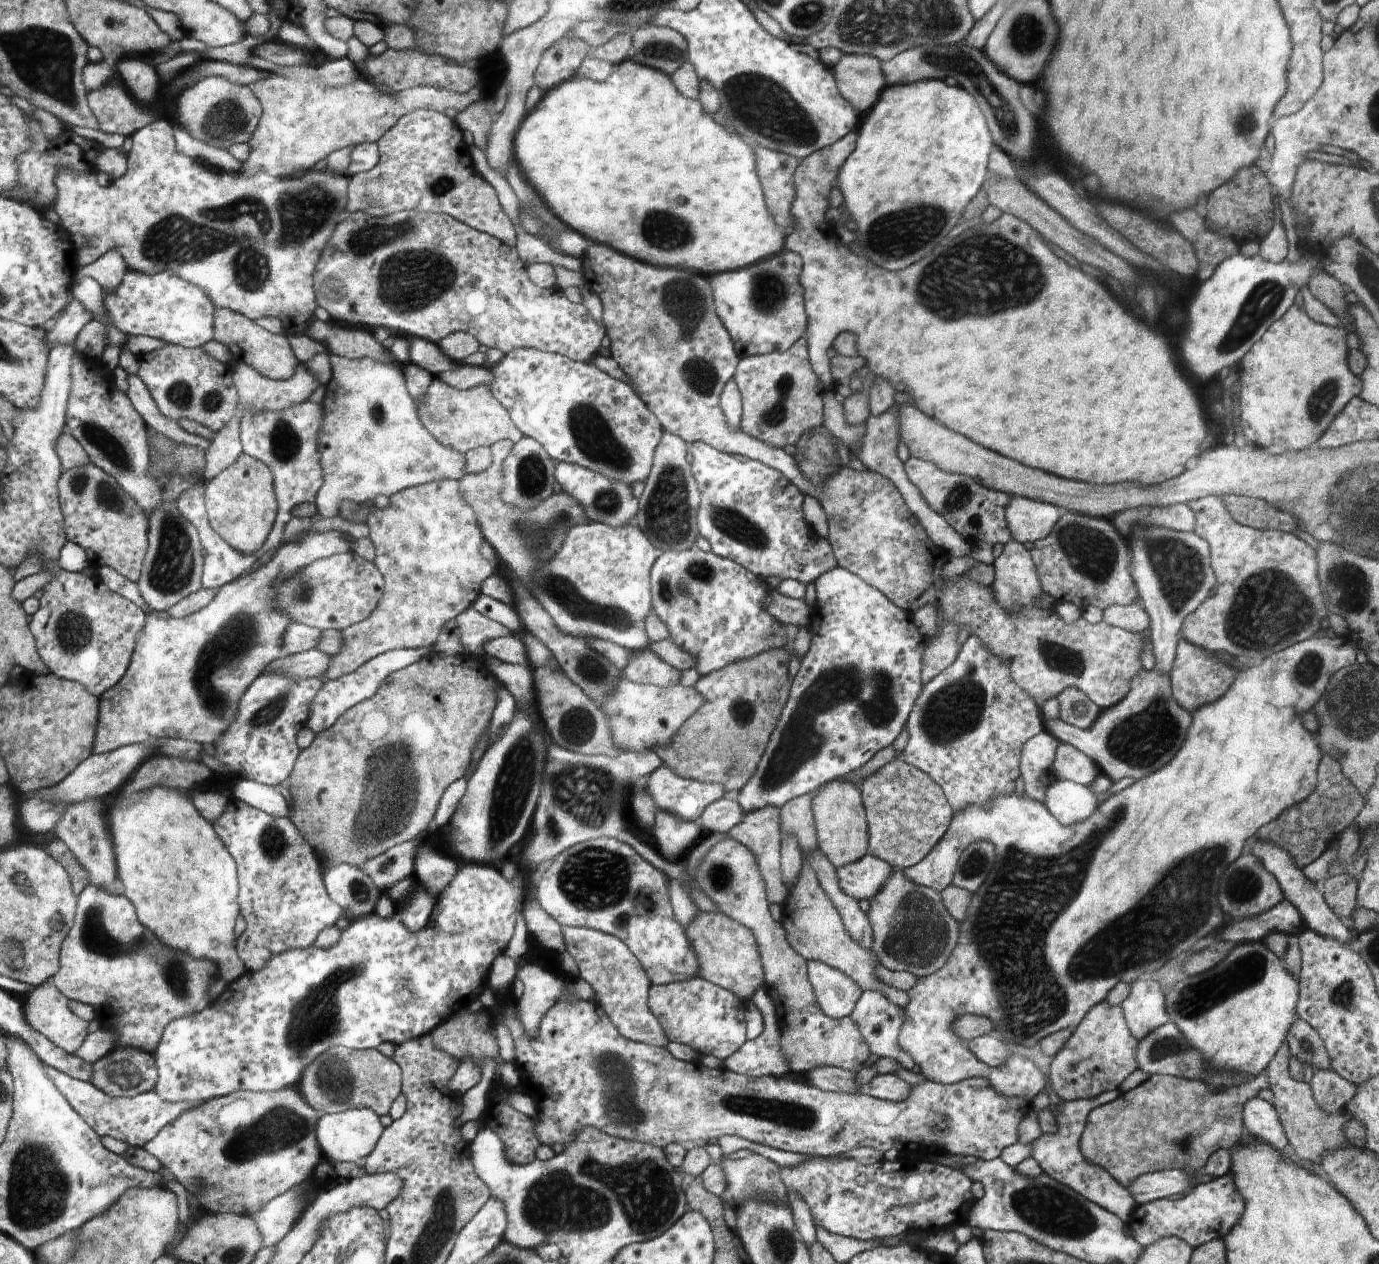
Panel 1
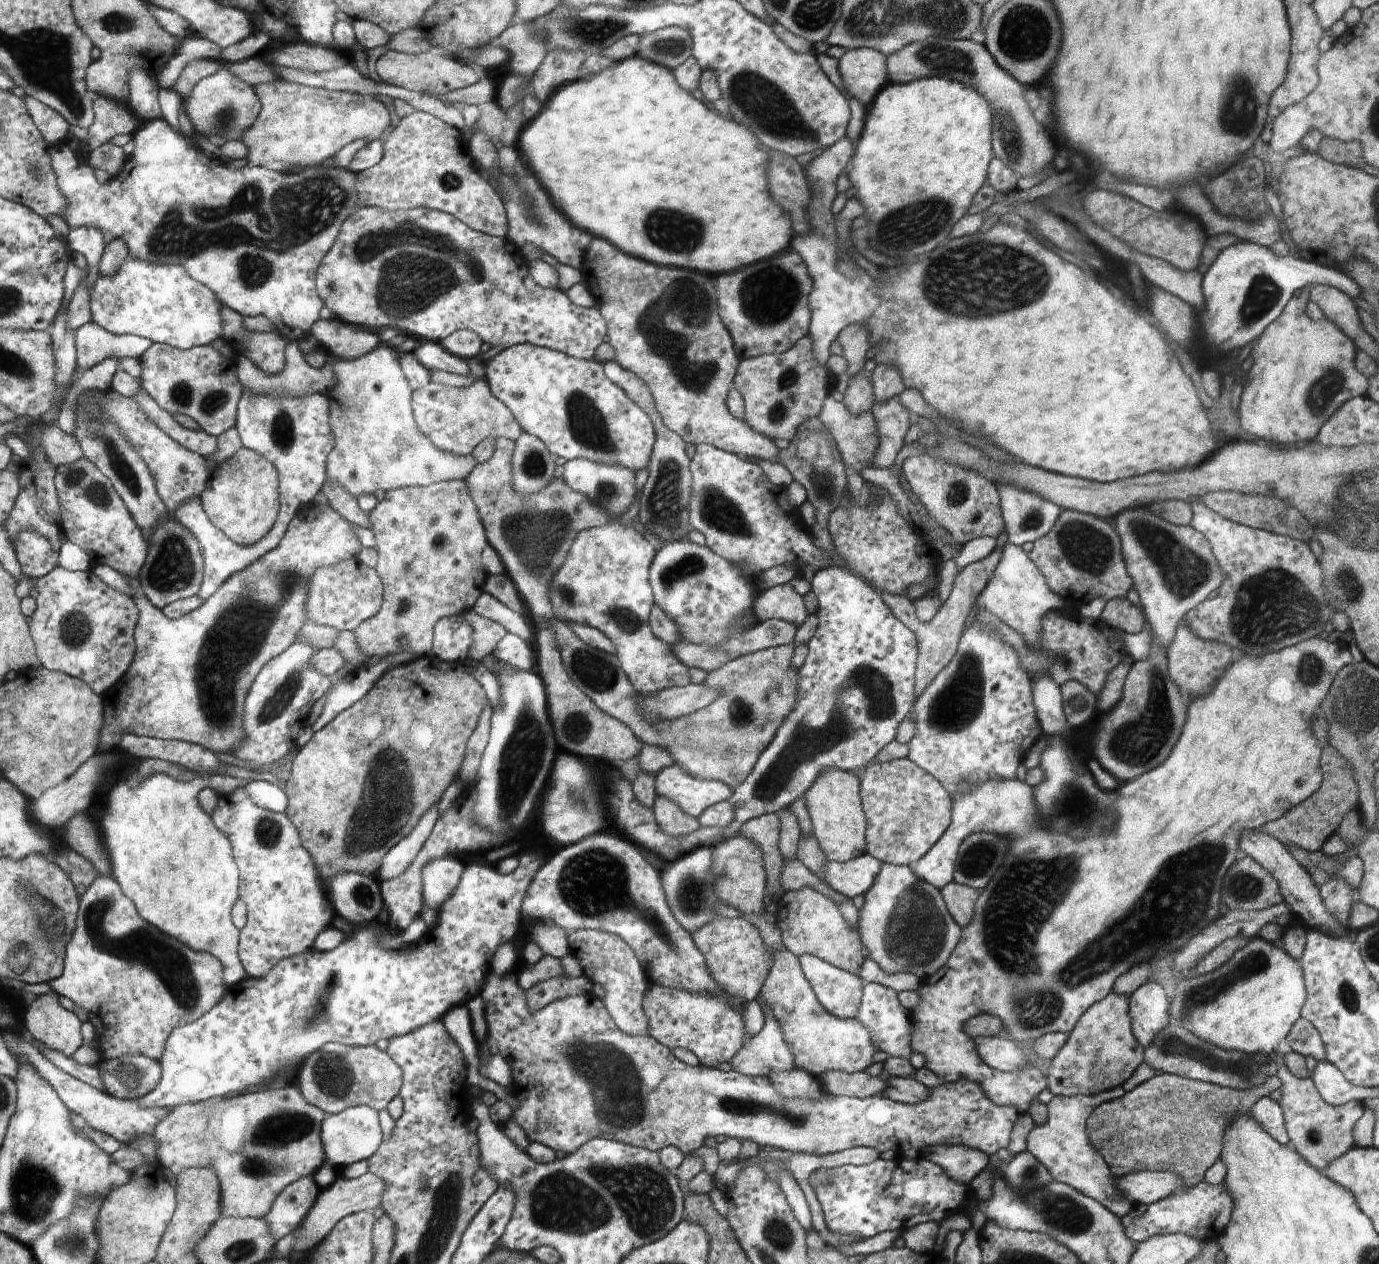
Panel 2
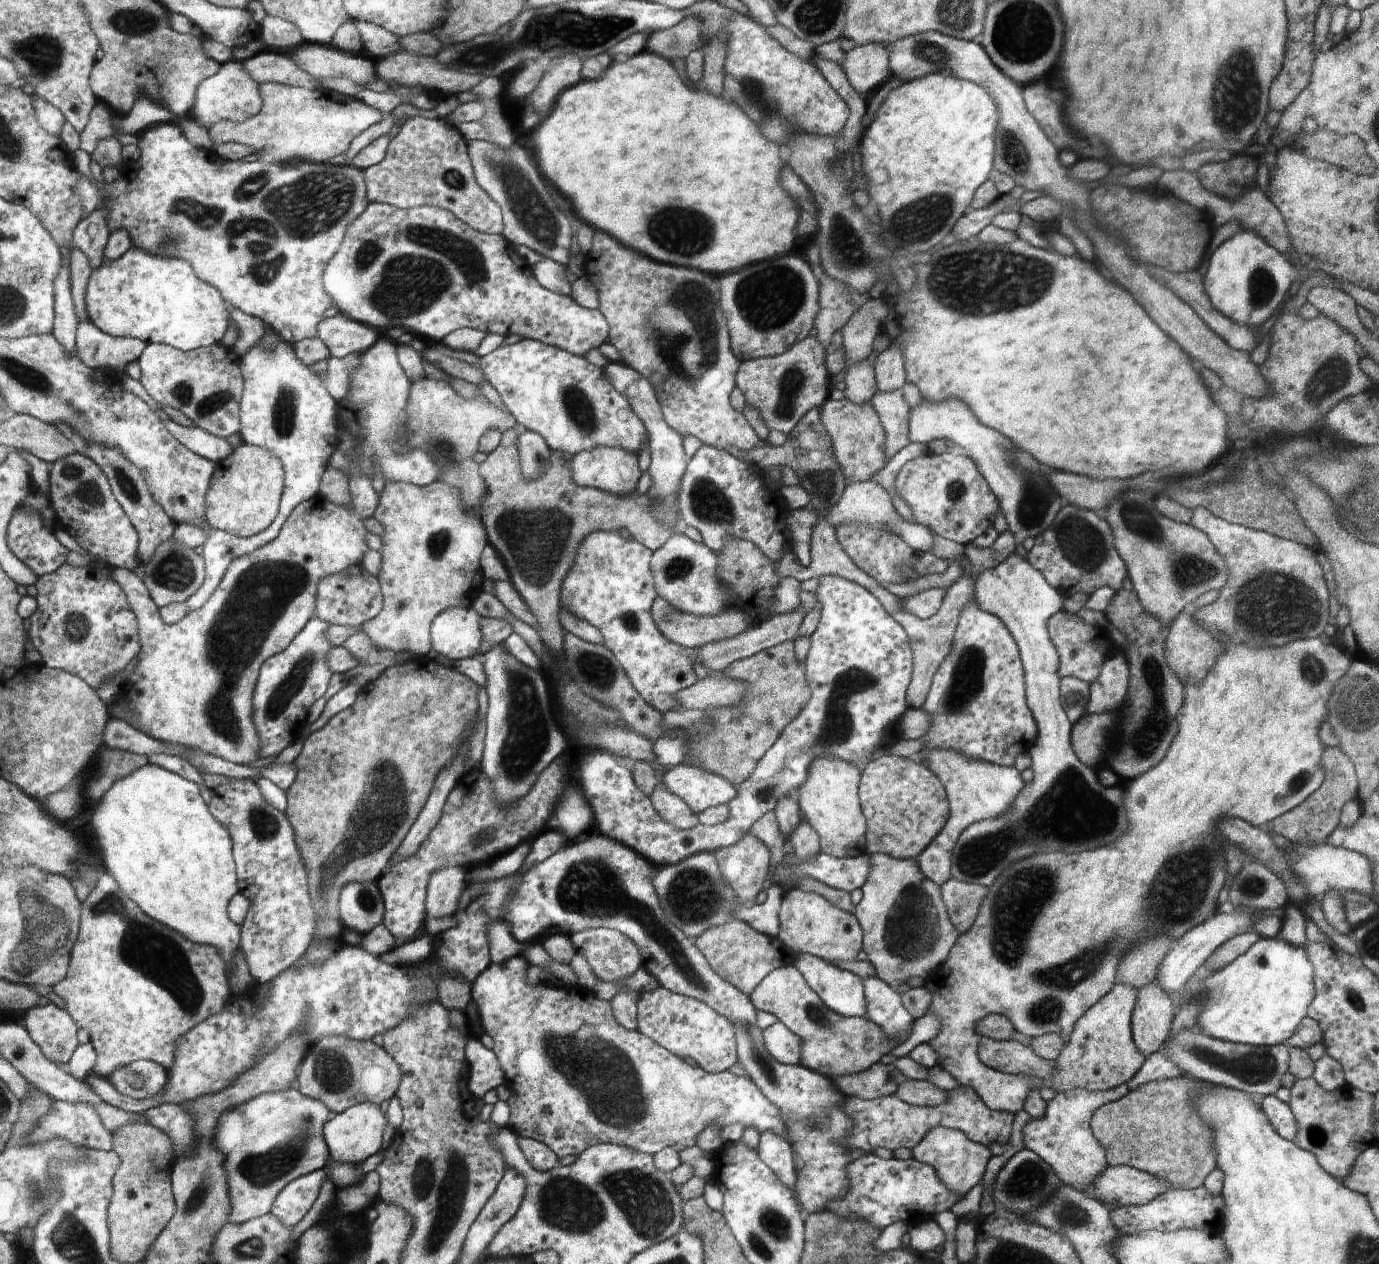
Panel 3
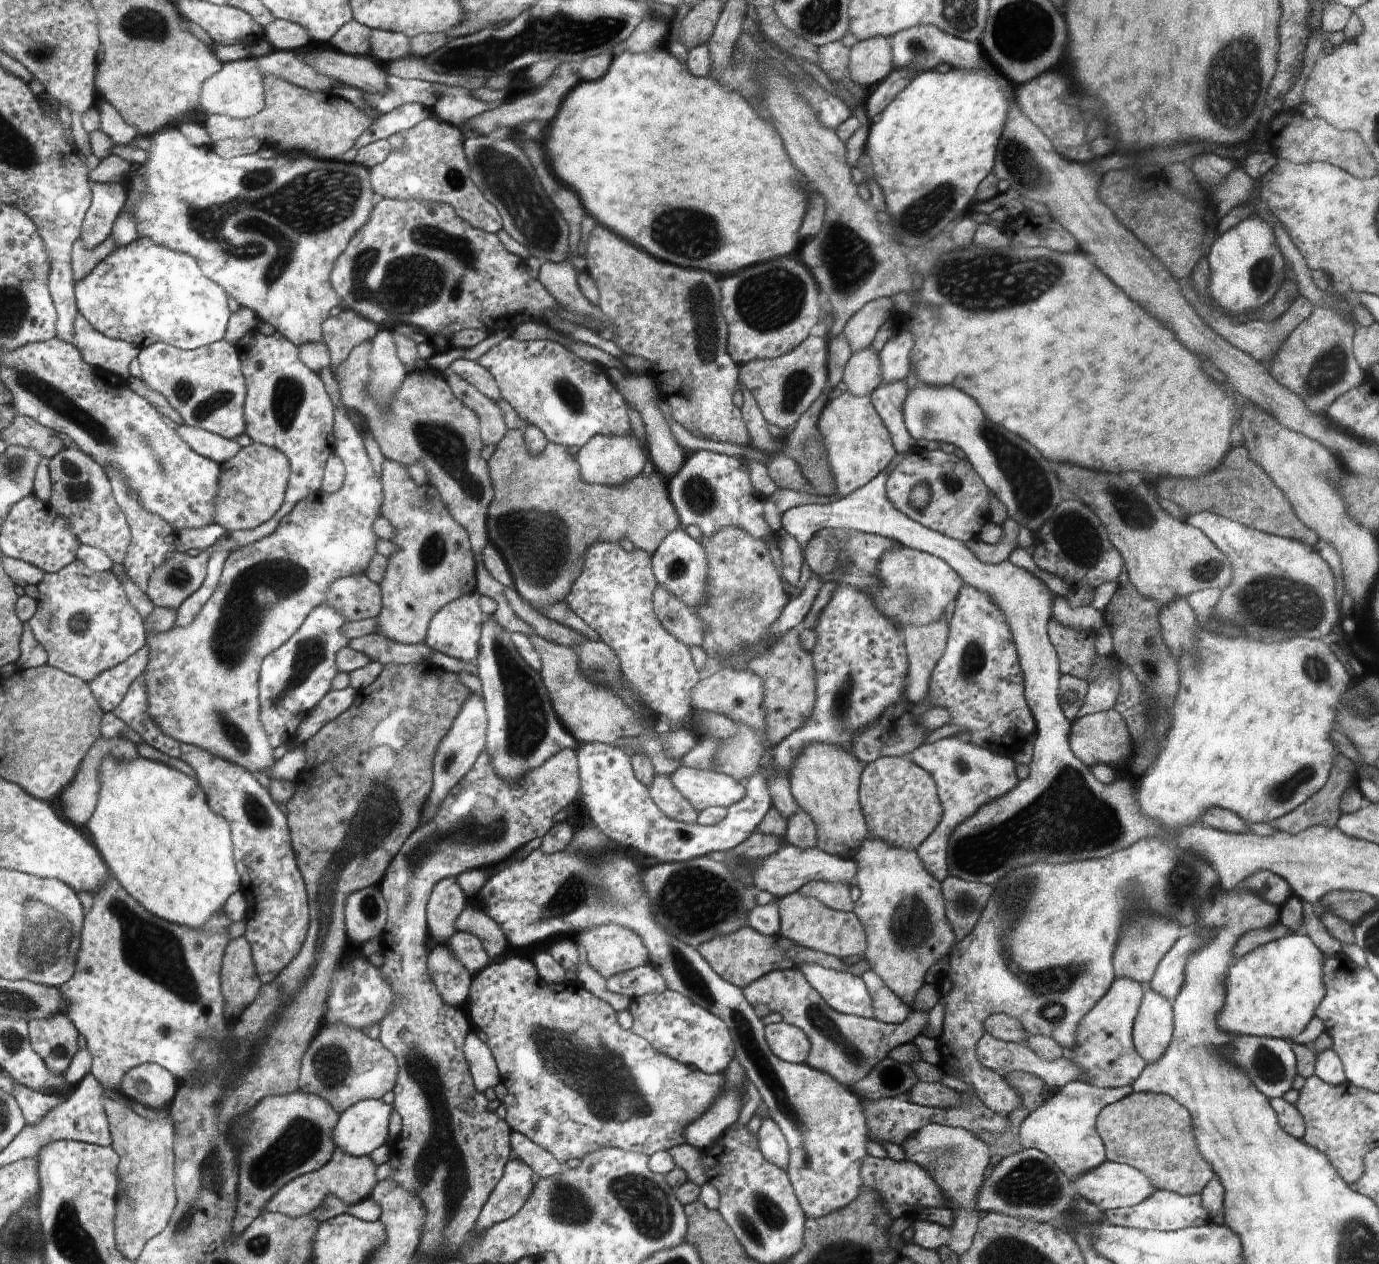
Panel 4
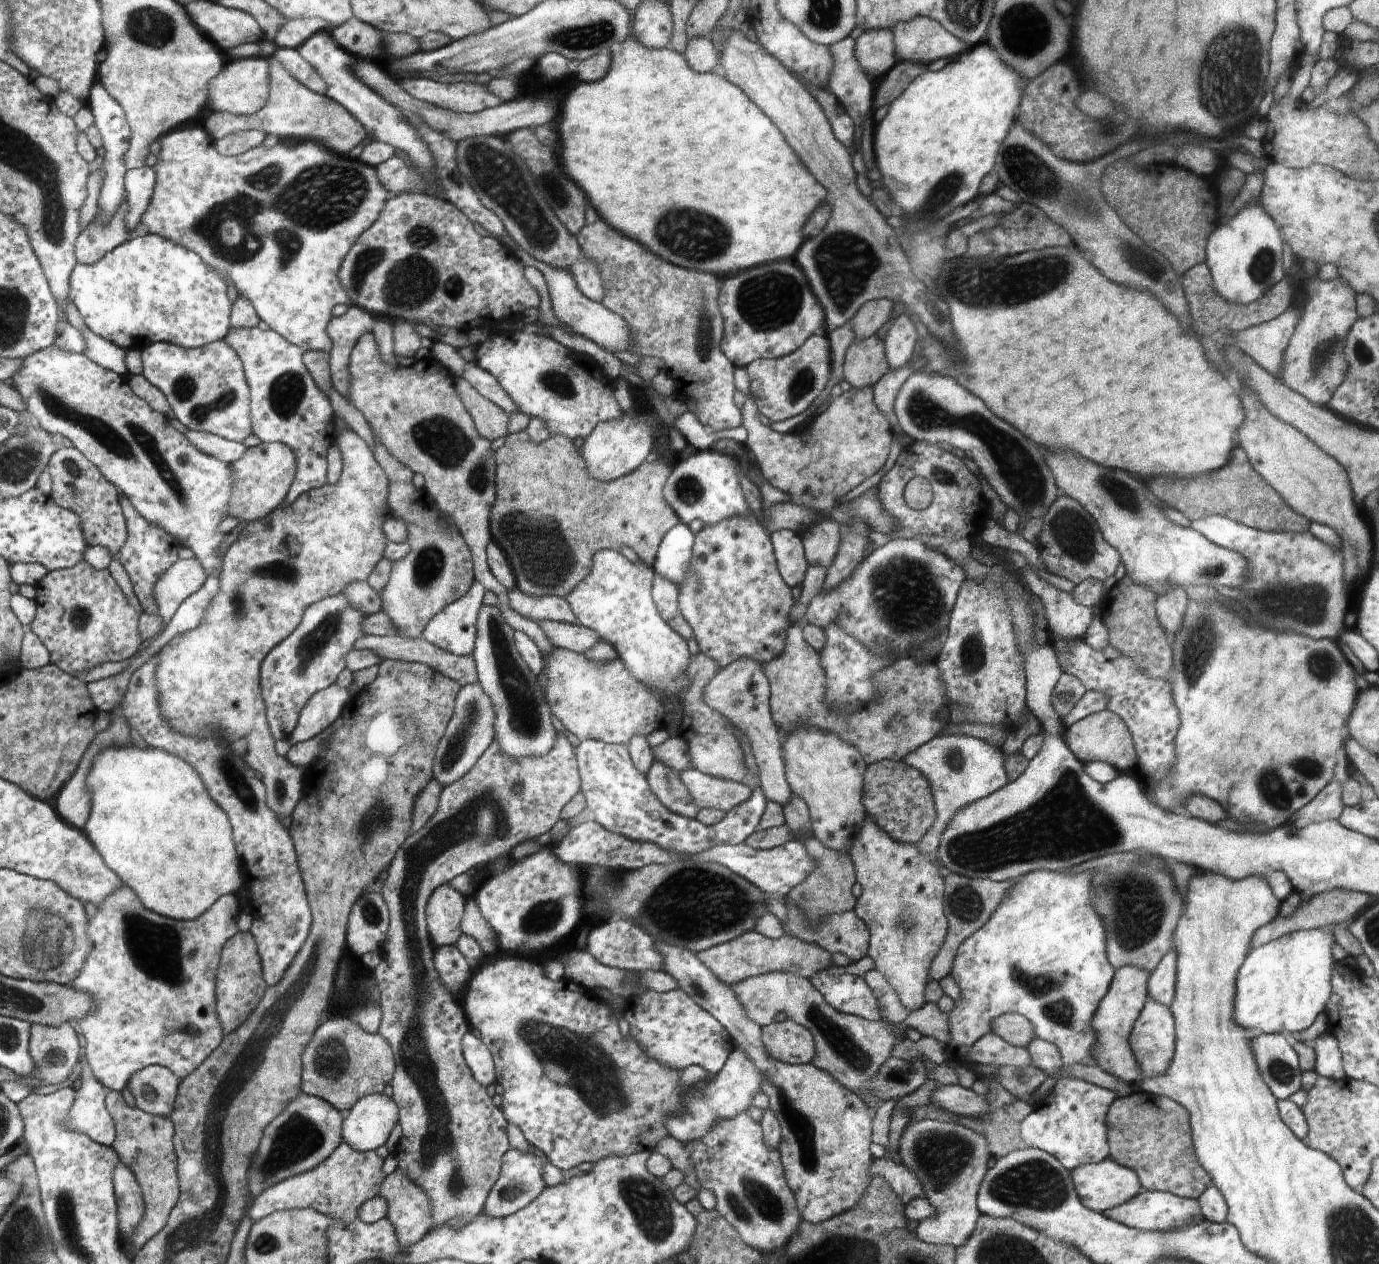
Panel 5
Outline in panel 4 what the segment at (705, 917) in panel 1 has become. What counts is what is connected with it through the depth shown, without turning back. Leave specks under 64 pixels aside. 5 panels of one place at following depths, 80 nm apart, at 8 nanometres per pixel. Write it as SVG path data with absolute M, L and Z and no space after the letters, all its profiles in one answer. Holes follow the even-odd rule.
M750 926L742 927L734 934L725 937L715 937L697 949L722 978L741 989L770 971L800 969L804 965L820 965L839 971L851 966L846 965L837 956L830 953L824 954L819 950L797 945L780 934L773 937L760 934L752 930Z

